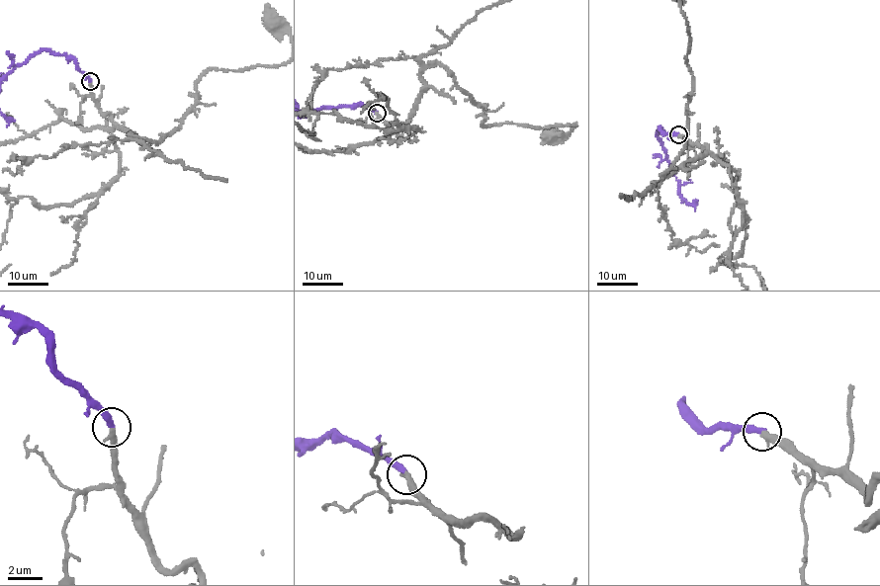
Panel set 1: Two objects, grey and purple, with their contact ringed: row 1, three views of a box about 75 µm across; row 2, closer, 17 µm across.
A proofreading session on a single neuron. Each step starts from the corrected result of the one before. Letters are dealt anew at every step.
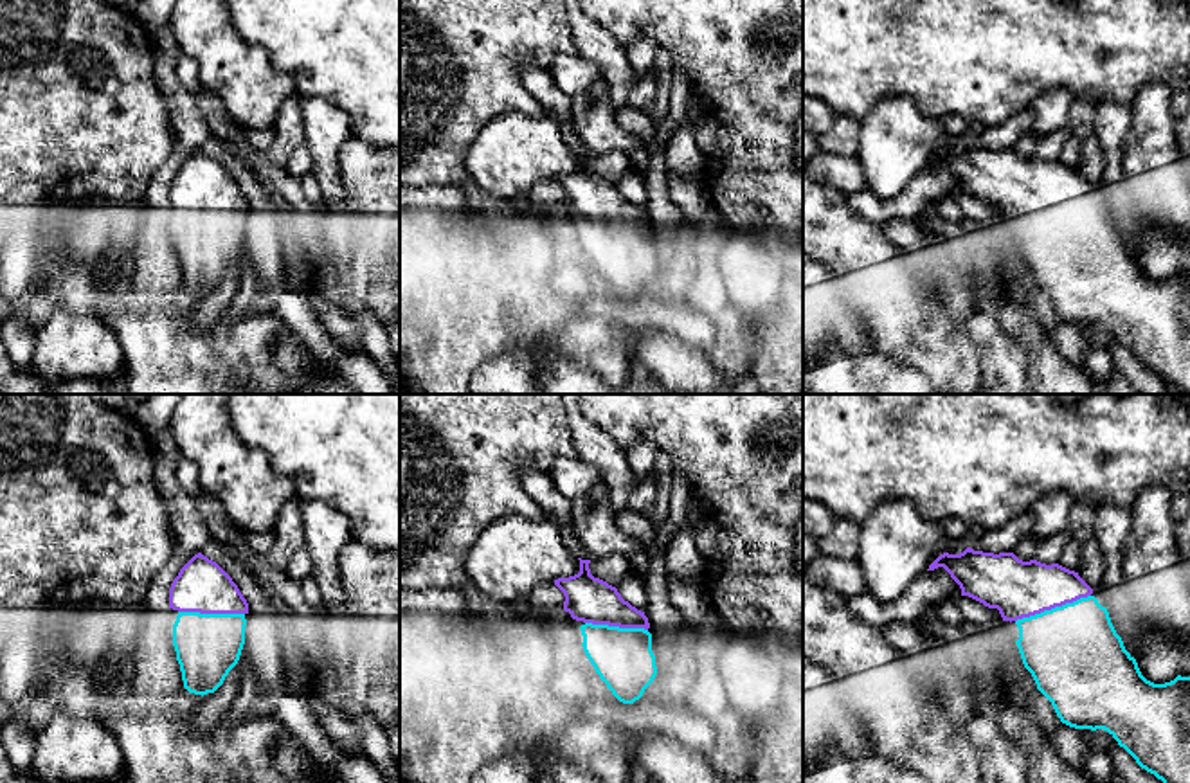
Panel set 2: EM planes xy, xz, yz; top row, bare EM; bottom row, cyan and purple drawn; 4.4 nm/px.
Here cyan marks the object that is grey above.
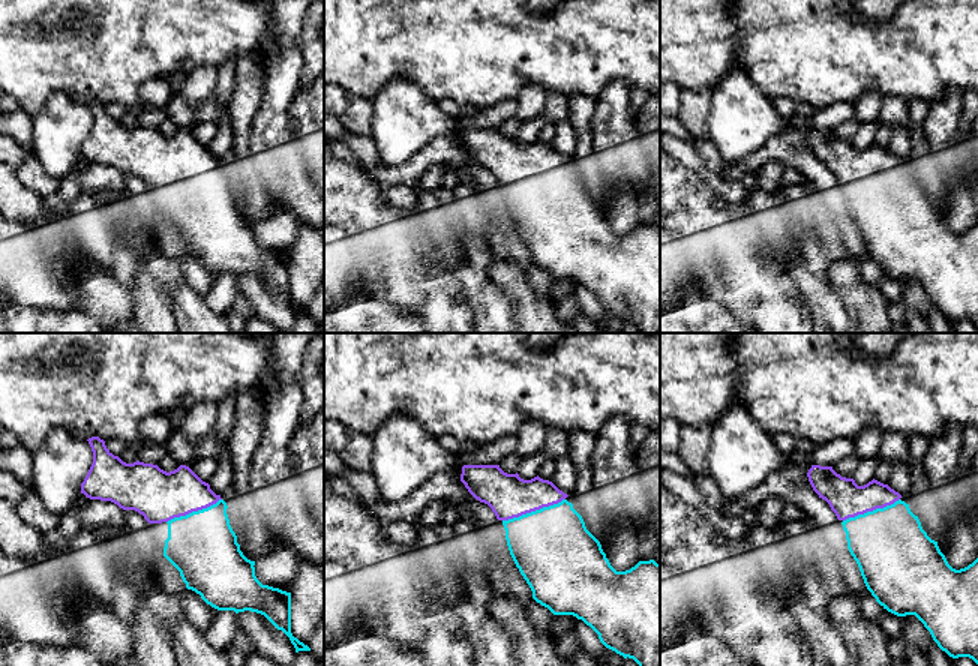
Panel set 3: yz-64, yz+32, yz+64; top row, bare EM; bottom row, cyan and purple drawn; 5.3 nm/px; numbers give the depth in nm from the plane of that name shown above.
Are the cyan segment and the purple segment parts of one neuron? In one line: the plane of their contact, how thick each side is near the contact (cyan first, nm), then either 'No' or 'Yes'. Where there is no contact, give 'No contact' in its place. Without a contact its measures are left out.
Touches cyan in yz. Thickness 420 nm (cyan) against 260 nm. Yes

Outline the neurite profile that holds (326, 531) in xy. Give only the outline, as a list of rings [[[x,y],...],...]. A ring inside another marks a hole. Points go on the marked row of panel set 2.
[[[301,502],[304,545],[313,562],[311,578],[317,581],[324,608],[338,607],[346,592],[338,571],[338,554],[351,540],[349,520],[333,508],[319,502]]]

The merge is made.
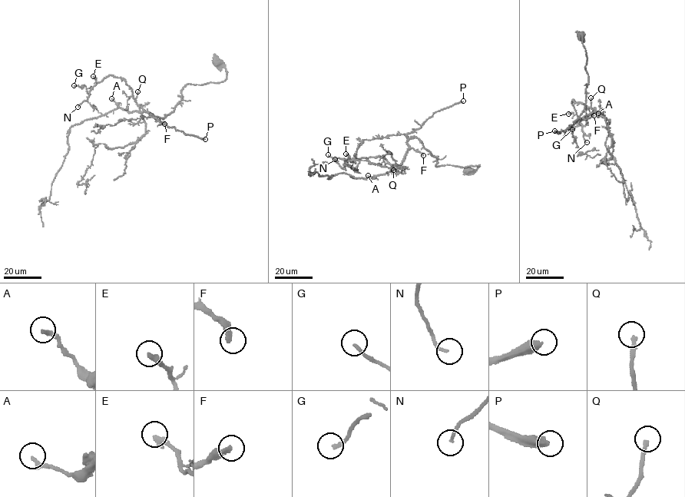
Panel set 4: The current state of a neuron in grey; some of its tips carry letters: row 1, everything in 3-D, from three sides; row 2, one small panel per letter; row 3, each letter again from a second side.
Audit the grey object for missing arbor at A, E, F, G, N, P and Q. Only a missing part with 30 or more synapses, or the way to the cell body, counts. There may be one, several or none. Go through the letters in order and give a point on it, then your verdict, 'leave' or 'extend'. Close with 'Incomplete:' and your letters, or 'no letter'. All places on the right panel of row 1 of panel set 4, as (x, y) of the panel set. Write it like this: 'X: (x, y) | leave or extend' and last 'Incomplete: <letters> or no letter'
A: (598, 113) | leave
E: (568, 114) | leave
F: (593, 115) | extend
G: (572, 129) | leave
N: (587, 142) | leave
P: (554, 130) | extend
Q: (590, 97) | leave
Incomplete: F, P

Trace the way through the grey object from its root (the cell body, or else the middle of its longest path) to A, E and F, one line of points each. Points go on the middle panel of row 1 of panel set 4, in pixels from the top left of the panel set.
A: (468, 170), (479, 165), (435, 166), (436, 157), (412, 137), (401, 165), (368, 175)
E: (468, 170), (479, 165), (435, 166), (415, 137), (398, 167), (345, 154)
F: (468, 170), (479, 165), (436, 166), (436, 157), (418, 139), (410, 138), (408, 146), (423, 155)

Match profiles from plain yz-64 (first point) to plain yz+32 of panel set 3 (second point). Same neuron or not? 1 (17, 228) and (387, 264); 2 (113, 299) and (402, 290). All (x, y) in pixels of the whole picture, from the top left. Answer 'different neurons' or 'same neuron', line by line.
1: different neurons
2: same neuron

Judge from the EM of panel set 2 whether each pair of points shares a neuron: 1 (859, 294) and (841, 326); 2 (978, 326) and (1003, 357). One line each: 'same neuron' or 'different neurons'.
1: different neurons
2: same neuron

